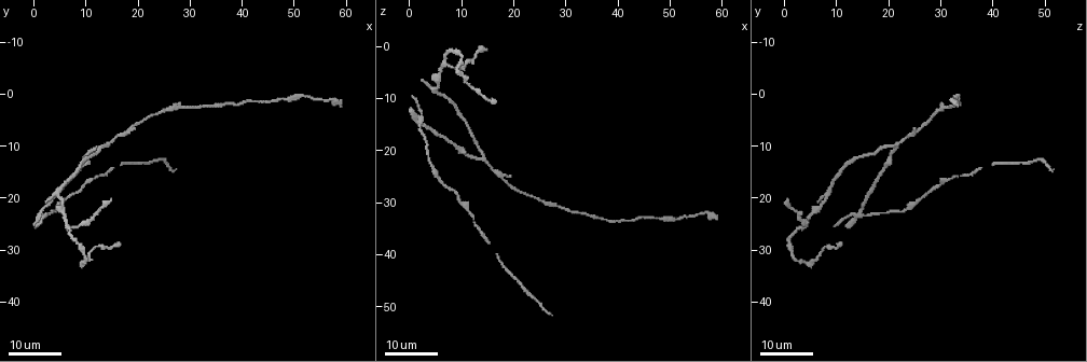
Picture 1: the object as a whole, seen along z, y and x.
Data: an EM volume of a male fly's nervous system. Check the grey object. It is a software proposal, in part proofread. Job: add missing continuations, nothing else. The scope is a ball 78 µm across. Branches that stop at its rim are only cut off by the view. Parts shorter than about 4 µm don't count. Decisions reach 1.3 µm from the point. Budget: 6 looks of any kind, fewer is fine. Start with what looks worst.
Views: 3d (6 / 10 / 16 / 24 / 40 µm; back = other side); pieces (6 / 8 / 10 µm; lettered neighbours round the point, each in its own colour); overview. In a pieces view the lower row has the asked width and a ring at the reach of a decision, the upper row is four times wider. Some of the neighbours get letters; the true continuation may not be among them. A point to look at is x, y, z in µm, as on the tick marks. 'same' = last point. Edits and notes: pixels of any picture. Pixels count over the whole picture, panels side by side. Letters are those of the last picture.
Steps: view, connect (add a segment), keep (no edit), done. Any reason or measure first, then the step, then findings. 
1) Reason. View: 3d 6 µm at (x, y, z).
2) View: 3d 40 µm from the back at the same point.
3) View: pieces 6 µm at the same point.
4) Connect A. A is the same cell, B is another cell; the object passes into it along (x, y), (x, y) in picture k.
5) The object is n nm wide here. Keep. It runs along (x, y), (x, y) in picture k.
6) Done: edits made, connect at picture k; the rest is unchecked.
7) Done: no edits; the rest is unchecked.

Free end. View: 3d 24 µm at (19.5, 6.5, 25.0).

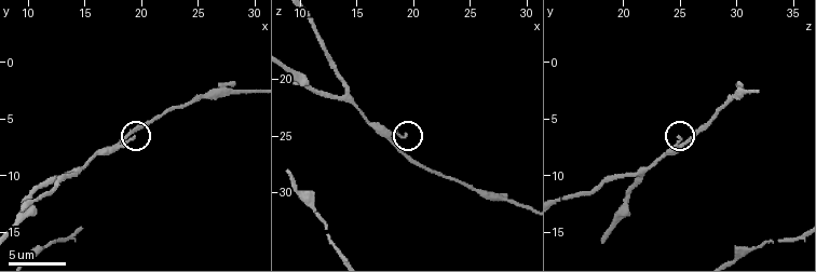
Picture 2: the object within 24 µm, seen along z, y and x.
View: 3d 6 µm at (19.4, 6.8, 25.0).

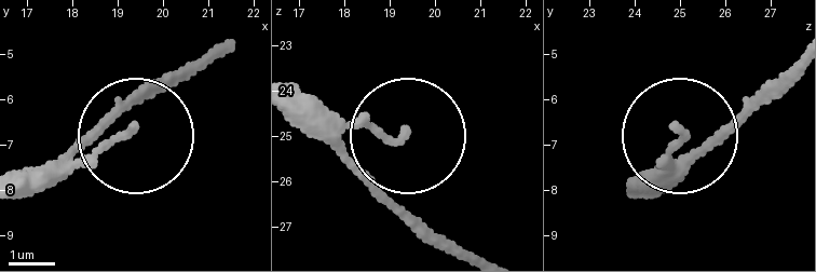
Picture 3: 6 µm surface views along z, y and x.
View: pieces 10 µm at (19.25, 6.70, 25.00).

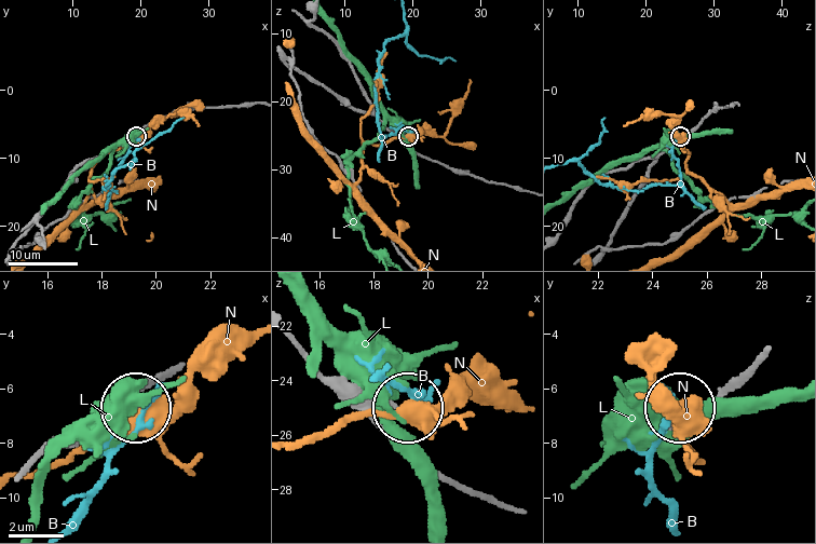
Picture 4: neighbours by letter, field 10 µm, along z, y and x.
Keep. B, L and N are other cells; no lettered segment goes on from it.

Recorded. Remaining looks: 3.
Thick end. View: 3d 24 µm at (16.5, 28.5, 10.5).

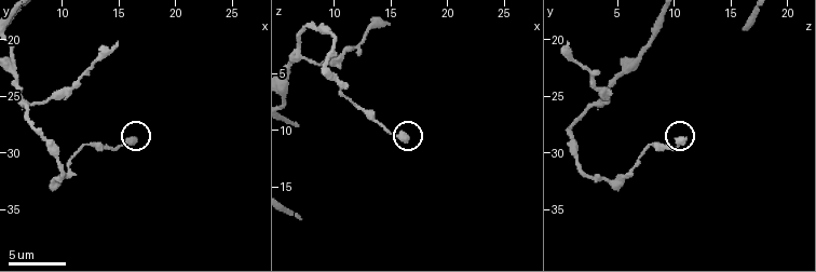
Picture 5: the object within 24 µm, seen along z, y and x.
View: pieces 8 µm at (16.4, 28.8, 10.8).

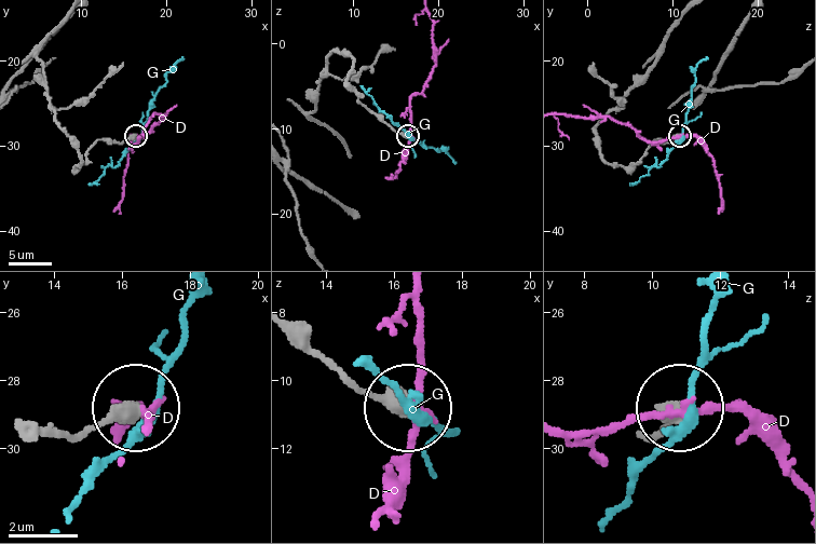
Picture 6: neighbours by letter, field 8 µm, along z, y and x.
Keep. D and G are other cells; it runs along (39, 425), (75, 434), (132, 410) in picture 6; no lettered segment goes on from it.

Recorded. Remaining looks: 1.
Tapers out. View: pieces 10 µm at (15.0, 20.2, 0.6).

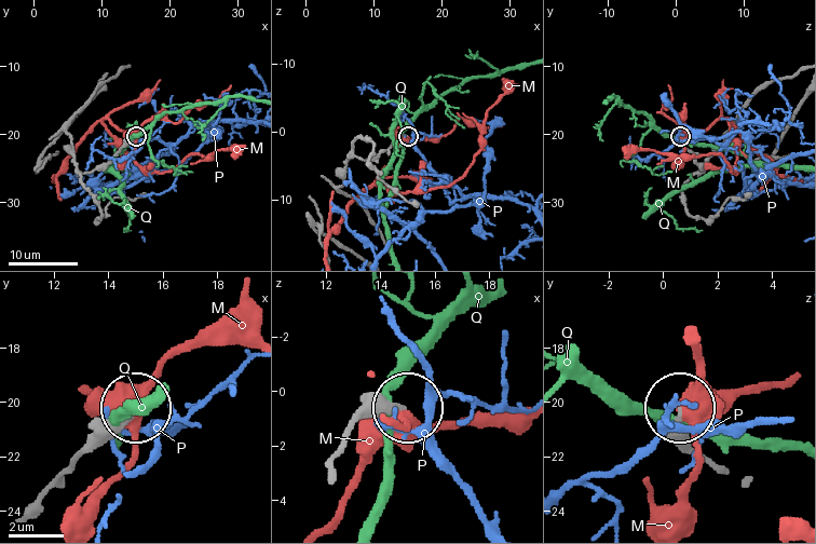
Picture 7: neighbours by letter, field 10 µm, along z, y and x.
Keep. M, P and Q are other cells; it runs along (334, 453), (355, 426), (404, 405) in picture 7; no lettered segment goes on from it.

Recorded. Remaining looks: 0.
Done: no edits; the rest is unchecked.

